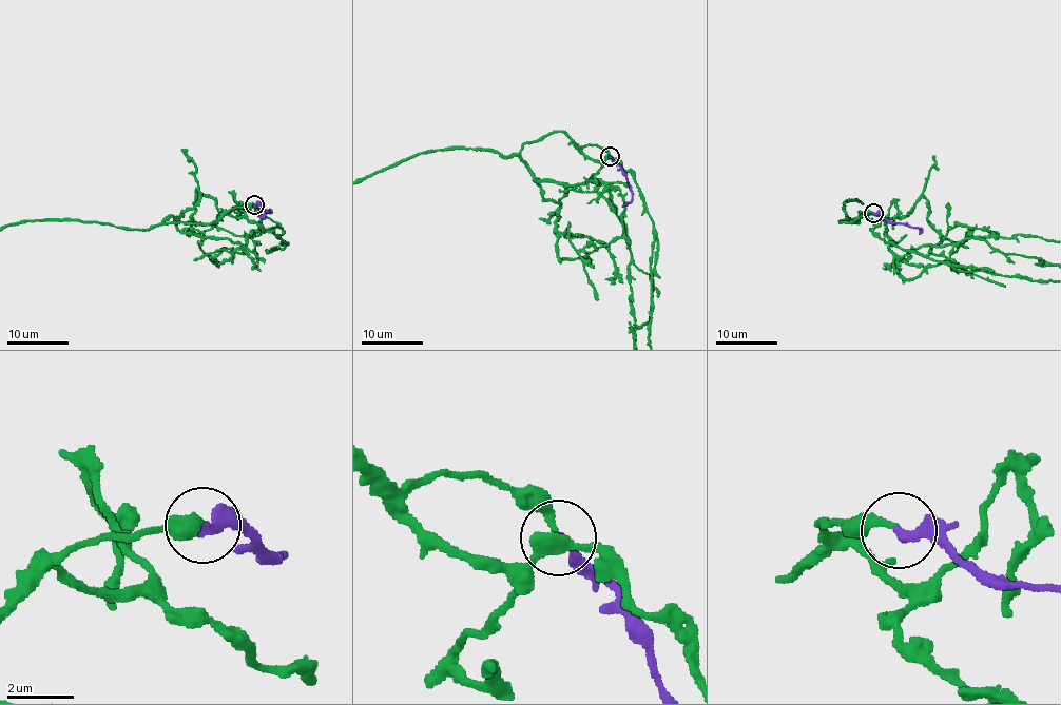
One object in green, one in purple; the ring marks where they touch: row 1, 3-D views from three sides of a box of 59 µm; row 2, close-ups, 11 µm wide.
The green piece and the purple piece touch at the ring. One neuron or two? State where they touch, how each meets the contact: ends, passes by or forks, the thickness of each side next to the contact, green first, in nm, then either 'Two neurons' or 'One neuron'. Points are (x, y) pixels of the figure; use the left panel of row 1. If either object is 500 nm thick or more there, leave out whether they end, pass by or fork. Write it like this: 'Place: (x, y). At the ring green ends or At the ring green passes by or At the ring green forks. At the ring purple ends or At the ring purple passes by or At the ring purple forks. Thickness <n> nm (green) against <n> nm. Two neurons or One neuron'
Place: (254, 204). At the ring green ends. At the ring purple ends. Thickness 200 nm (green) against 300 nm. One neuron

